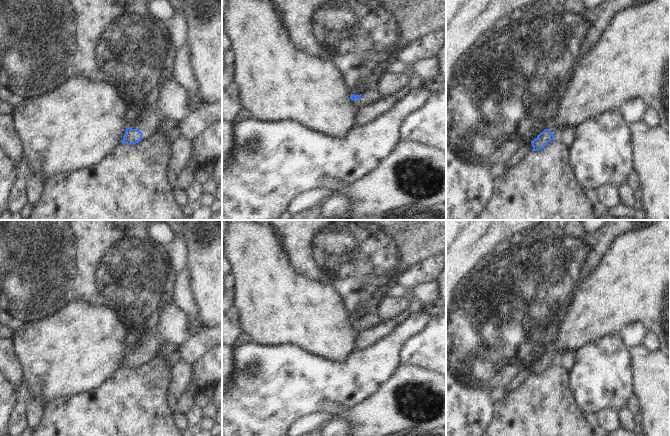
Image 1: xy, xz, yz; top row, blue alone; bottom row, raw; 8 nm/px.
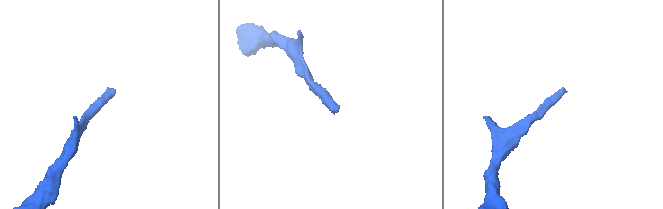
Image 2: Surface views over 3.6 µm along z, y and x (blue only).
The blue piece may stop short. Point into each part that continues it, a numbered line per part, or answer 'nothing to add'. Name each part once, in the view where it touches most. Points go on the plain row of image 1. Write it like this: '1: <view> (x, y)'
1: xy (148, 346)

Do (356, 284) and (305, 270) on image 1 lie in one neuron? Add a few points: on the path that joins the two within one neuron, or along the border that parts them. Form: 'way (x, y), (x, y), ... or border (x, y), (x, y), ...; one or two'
way (343, 271), (336, 264), (318, 264); one

